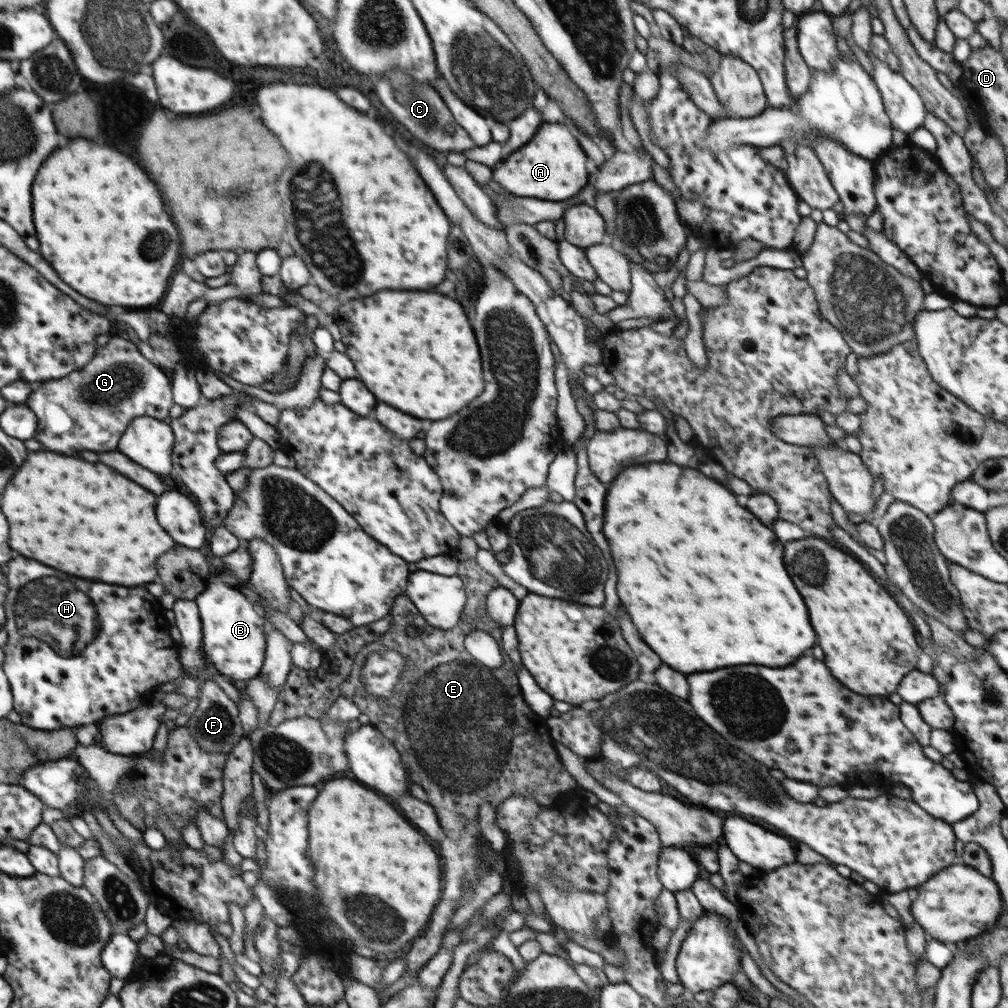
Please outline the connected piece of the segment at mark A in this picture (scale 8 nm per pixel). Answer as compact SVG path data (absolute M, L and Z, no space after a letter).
M546 122L540 126L540 130L534 134L534 138L522 146L520 150L515 150L514 154L504 157L500 163L493 168L492 181L501 184L507 191L515 196L532 197L540 200L563 201L578 194L586 184L588 184L588 170L586 170L585 150L580 148L578 140L570 134L570 130L558 122Z

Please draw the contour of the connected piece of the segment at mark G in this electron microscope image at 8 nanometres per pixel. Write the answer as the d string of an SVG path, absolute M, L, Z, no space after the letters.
M112 334L112 339L106 346L97 346L95 356L86 366L72 371L64 378L47 380L36 385L26 406L38 416L36 440L44 444L48 450L60 450L62 454L72 454L82 450L94 450L94 452L116 450L122 432L126 430L132 419L149 416L163 421L164 418L168 418L173 403L170 374L152 364L150 360L146 360L134 343Z

